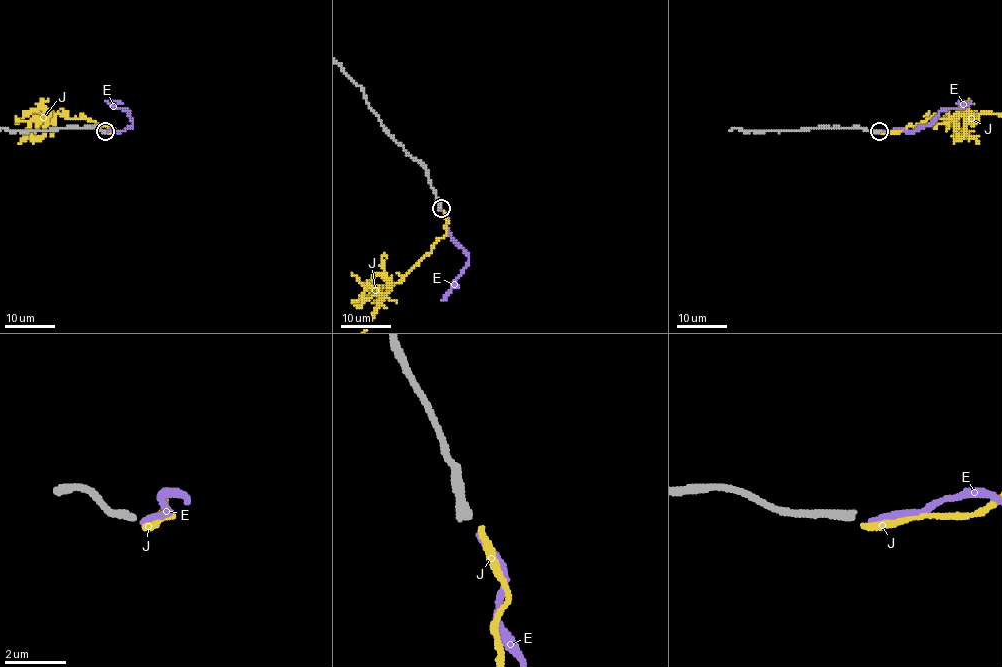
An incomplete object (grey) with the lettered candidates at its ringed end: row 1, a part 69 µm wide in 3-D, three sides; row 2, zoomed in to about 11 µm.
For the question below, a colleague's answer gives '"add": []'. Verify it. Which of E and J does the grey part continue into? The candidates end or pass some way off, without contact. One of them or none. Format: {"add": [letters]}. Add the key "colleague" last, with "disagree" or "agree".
{"add": [], "colleague": "agree"}

